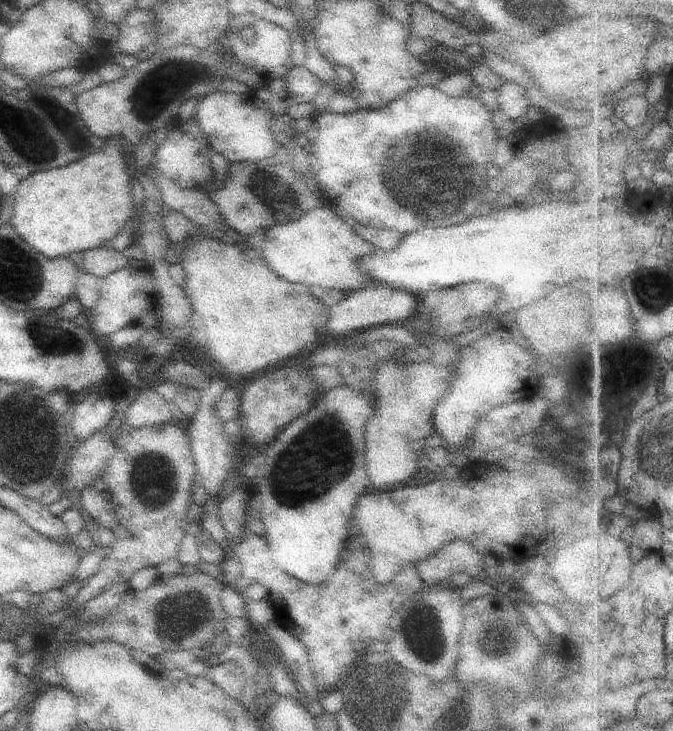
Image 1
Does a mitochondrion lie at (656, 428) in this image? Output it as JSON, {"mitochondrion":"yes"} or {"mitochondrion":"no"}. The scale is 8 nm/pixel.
{"mitochondrion":"yes"}

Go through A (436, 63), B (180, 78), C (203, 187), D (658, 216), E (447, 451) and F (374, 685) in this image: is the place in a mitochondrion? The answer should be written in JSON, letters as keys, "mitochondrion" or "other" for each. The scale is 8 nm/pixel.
{"A":"other","B":"mitochondrion","C":"other","D":"other","E":"other","F":"mitochondrion"}

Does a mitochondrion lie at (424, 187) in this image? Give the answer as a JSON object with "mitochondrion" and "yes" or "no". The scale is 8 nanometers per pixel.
{"mitochondrion":"yes"}

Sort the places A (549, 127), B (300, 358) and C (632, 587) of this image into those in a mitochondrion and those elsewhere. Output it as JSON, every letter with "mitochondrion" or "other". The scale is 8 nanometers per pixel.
{"A":"other","B":"other","C":"other"}

